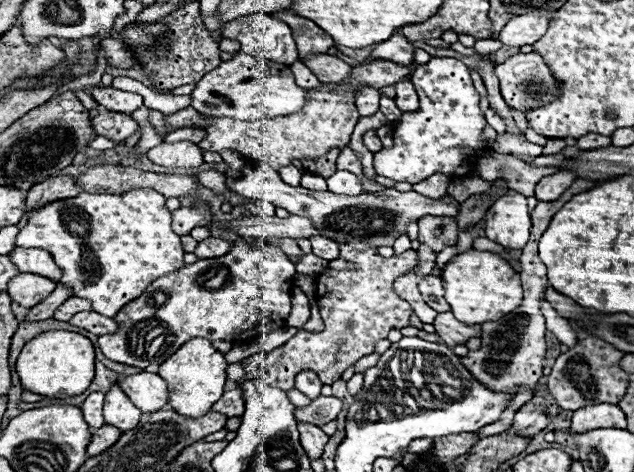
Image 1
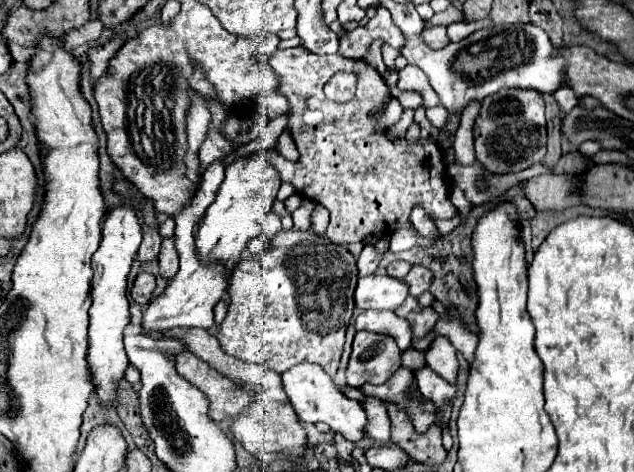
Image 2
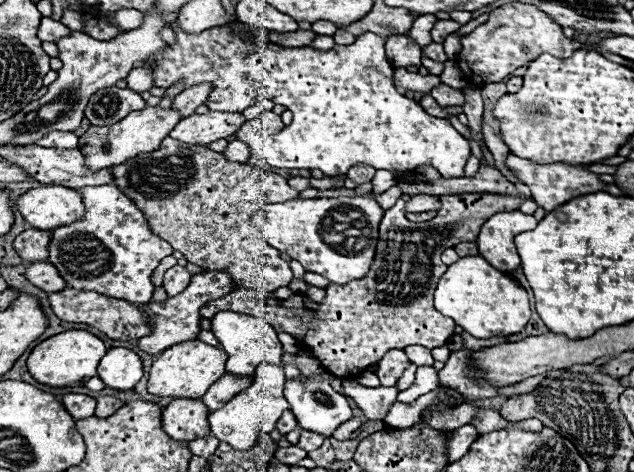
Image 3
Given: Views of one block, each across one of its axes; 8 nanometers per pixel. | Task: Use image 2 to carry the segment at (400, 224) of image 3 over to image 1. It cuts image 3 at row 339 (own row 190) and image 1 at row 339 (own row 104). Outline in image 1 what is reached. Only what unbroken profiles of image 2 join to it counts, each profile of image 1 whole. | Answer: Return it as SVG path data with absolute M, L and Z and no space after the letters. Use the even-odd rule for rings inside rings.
M340 244L340 258L352 262L356 268L352 270L334 270L324 268L316 276L318 286L318 308L324 320L322 332L298 332L286 344L274 348L272 352L264 354L264 370L257 368L259 354L250 356L244 362L236 362L228 366L228 380L243 382L252 380L254 376L266 380L272 386L282 390L294 388L294 376L312 370L318 374L322 384L336 382L354 362L362 356L374 352L374 342L388 338L390 330L402 330L408 326L412 316L410 304L400 298L392 284L398 276L410 274L418 266L418 252L406 250L404 254L382 258L378 250L354 250L348 244Z

